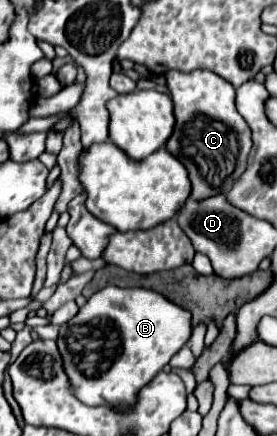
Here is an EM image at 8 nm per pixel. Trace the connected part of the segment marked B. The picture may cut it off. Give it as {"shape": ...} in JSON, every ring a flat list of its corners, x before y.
{"shape":[[106,287,94,293,86,305,60,327,58,349,74,395,86,405,110,405,128,409,136,393,178,353,190,339,190,311,178,307,150,289]]}

